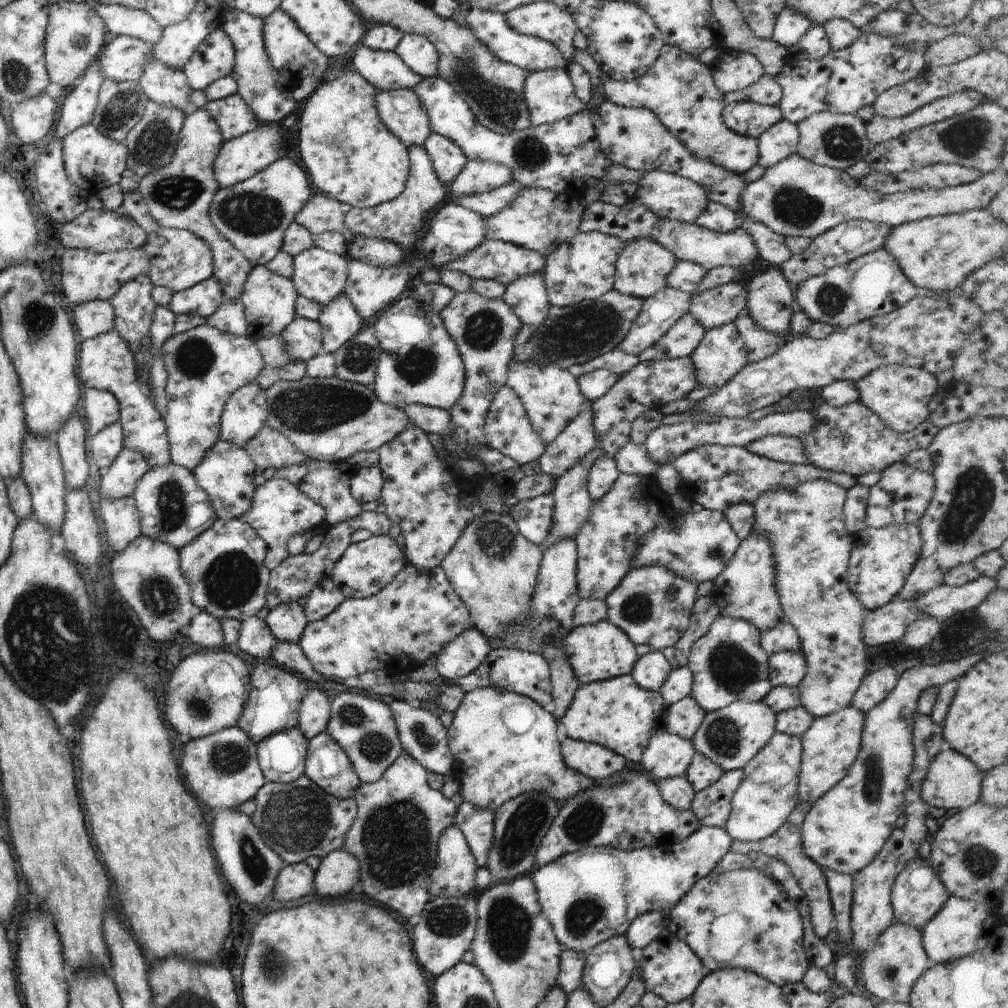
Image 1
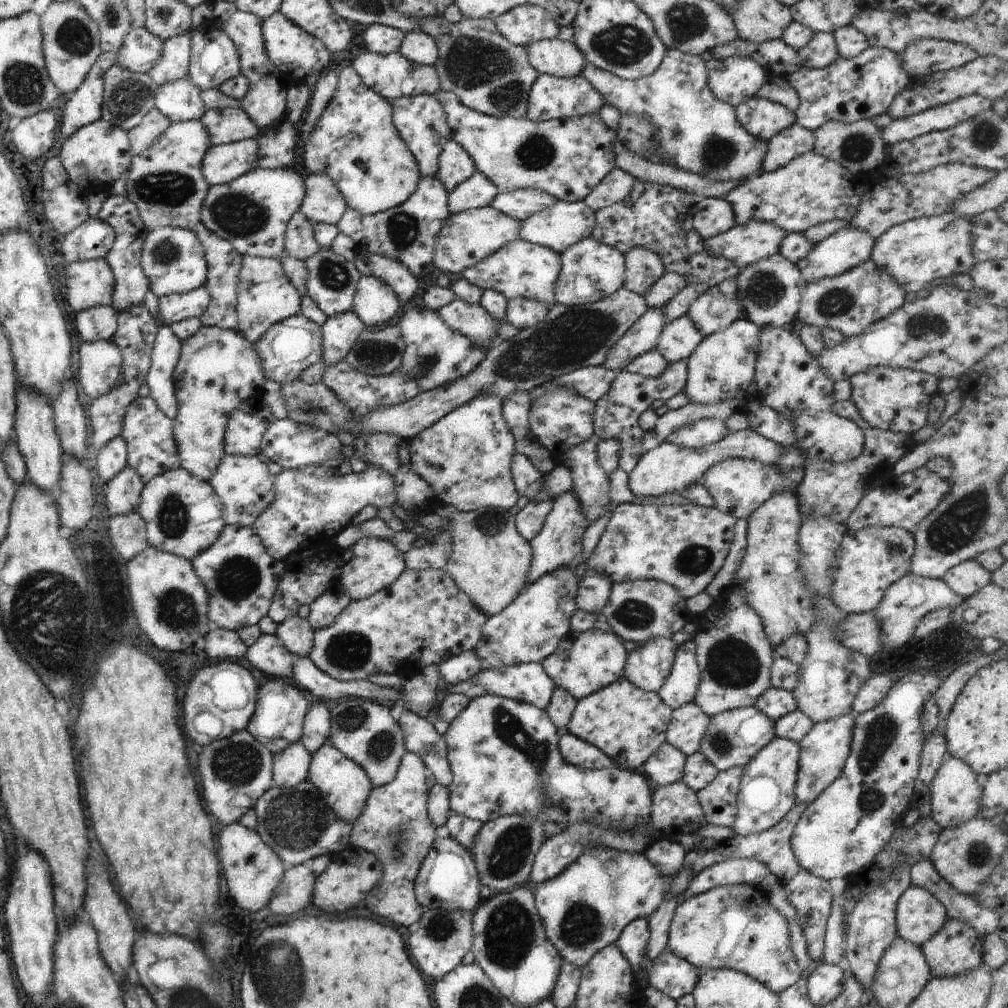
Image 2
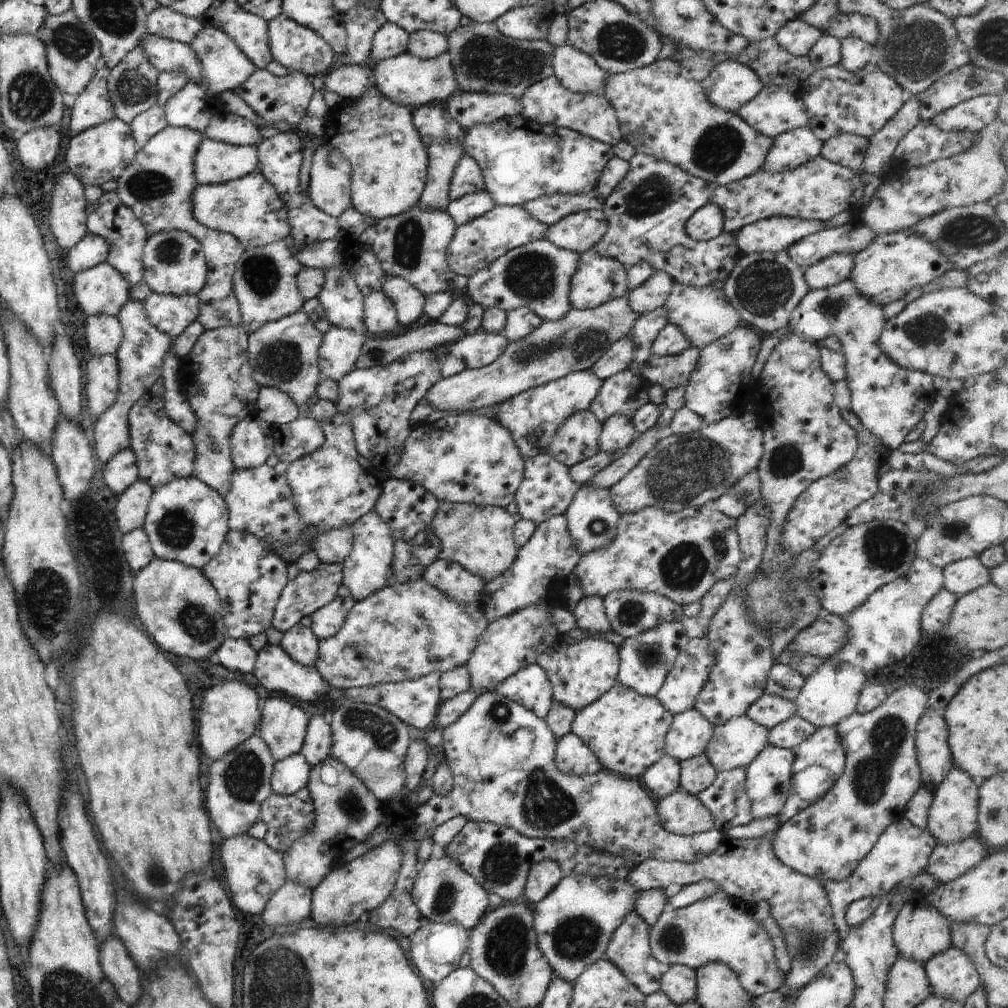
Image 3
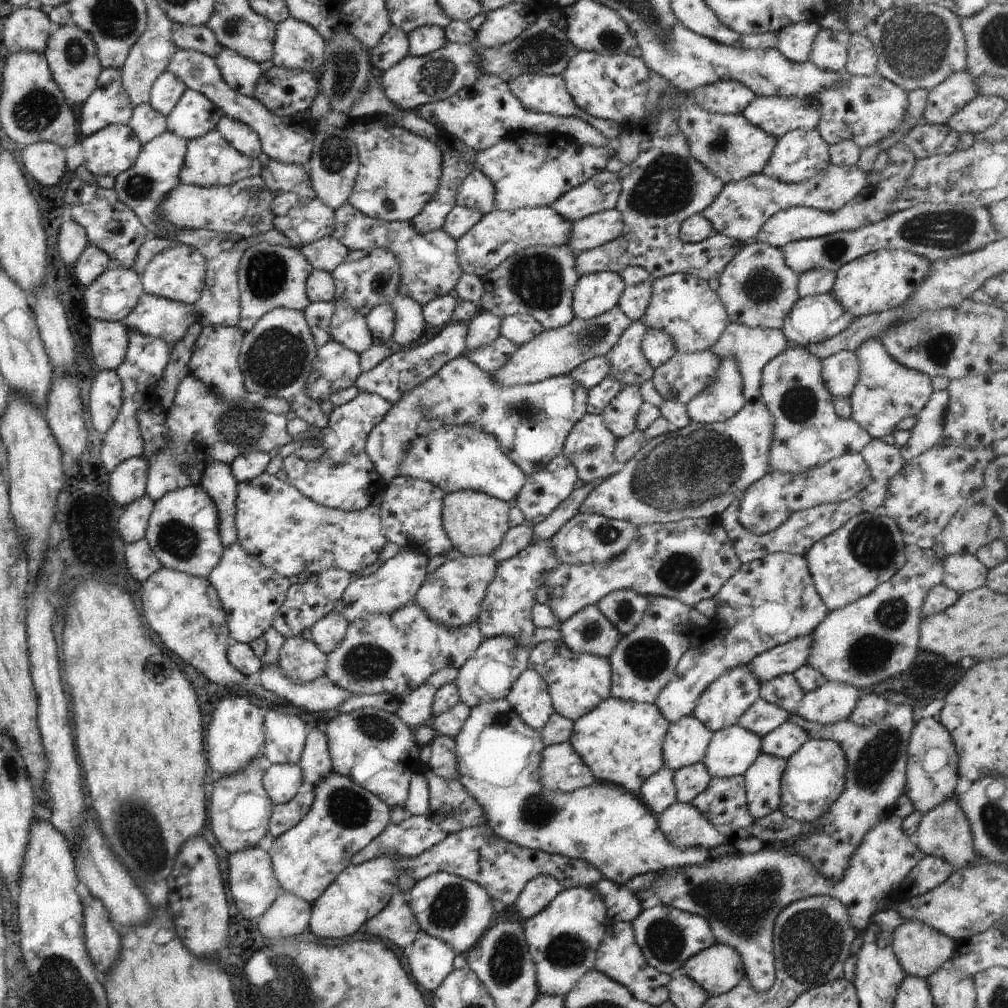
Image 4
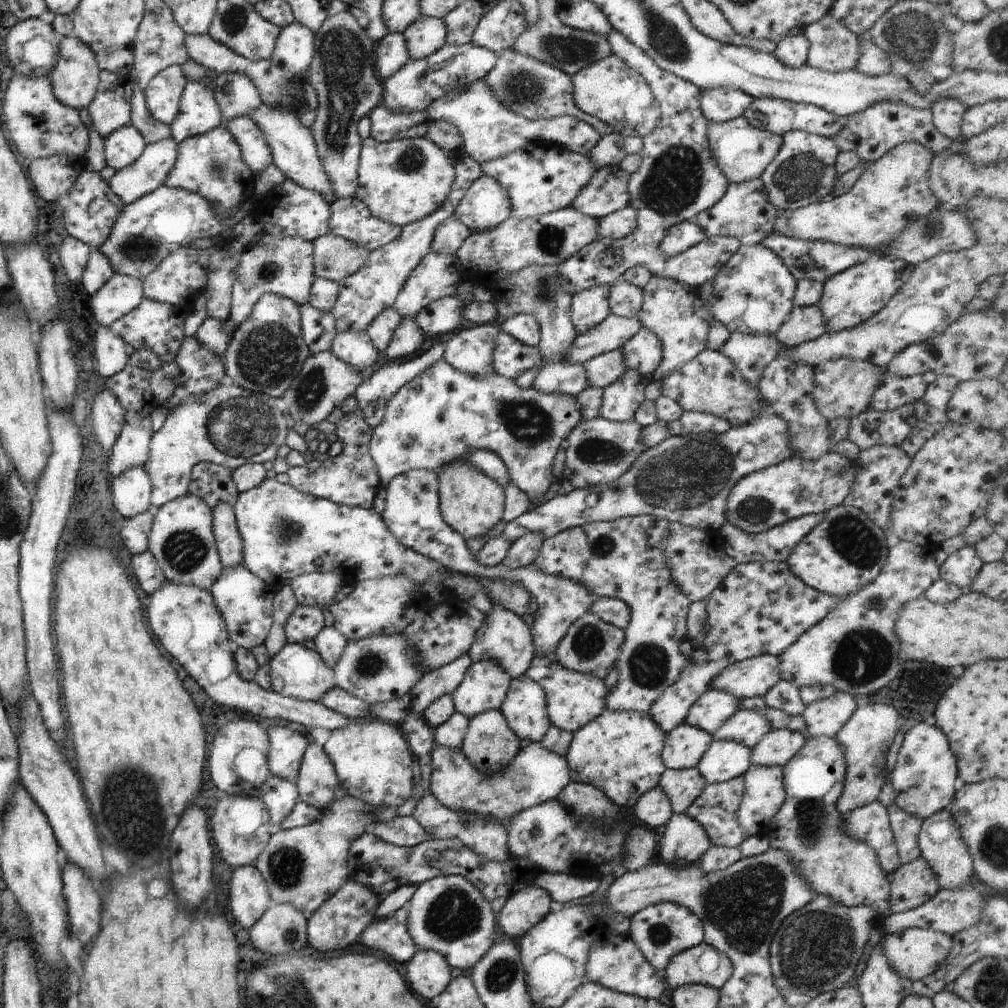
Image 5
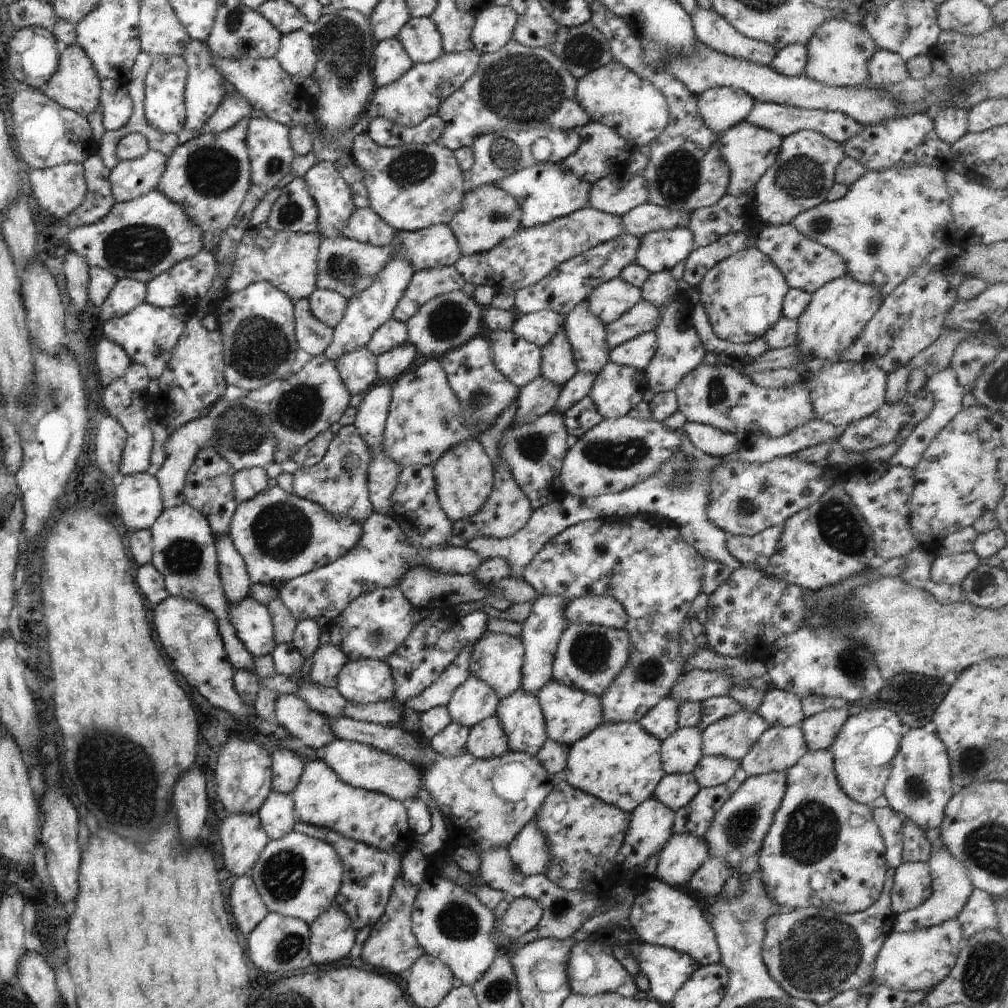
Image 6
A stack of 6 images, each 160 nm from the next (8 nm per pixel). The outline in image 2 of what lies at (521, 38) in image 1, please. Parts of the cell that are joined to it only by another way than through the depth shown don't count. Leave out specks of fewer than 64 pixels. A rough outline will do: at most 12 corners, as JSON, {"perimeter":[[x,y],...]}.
{"perimeter":[[567,41],[524,47],[541,75],[577,77],[586,59]]}

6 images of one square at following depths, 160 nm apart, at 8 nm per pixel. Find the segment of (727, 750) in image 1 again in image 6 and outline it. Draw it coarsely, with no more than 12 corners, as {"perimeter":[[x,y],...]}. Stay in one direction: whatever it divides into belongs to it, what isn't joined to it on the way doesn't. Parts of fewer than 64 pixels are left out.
{"perimeter":[[703,755],[691,773],[699,789],[727,782],[738,762]]}

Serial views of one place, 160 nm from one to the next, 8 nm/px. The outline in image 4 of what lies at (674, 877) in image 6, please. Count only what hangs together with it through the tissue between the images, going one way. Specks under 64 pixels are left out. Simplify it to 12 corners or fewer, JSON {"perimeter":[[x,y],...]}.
{"perimeter":[[689,803],[670,804],[658,829],[674,847],[727,843]]}

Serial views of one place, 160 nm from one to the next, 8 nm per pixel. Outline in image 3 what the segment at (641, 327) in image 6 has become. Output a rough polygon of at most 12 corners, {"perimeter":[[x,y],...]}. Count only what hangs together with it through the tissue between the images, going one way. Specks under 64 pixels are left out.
{"perimeter":[[626,297],[570,309],[491,364],[438,380],[433,409],[490,409],[587,371],[630,332]]}

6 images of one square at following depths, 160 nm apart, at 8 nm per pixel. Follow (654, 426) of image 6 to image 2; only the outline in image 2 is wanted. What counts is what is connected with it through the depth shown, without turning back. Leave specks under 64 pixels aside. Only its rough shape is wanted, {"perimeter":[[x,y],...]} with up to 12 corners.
{"perimeter":[[549,387],[528,410],[553,458],[594,437],[594,403]]}

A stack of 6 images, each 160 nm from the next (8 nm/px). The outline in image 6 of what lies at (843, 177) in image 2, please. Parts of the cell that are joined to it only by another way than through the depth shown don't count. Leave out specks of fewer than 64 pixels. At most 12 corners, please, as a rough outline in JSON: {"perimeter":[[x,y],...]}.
{"perimeter":[[753,194],[693,209],[693,249],[760,225]]}

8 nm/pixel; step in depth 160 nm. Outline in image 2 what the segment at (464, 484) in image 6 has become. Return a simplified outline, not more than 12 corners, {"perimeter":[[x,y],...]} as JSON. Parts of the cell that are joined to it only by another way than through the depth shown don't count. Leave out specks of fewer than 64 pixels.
{"perimeter":[[439,503],[443,569],[489,618],[525,588],[532,557],[502,508]]}

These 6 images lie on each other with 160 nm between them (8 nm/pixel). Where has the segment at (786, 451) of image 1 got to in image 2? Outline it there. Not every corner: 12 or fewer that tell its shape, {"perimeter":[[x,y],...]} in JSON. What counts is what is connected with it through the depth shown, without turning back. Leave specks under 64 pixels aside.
{"perimeter":[[749,428],[688,449],[661,443],[627,473],[634,496],[680,493],[725,459],[773,465],[780,448]]}

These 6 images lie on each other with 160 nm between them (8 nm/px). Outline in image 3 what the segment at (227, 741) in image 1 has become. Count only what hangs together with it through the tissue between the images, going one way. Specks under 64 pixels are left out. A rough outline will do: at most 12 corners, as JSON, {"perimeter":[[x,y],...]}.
{"perimeter":[[253,735],[209,765],[205,810],[223,840],[245,835],[272,793]]}

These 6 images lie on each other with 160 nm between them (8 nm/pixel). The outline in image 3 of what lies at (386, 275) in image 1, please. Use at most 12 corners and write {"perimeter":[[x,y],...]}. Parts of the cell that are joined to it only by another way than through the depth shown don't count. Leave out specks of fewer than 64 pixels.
{"perimeter":[[375,291],[362,299],[366,332],[385,335],[397,326],[391,301]]}

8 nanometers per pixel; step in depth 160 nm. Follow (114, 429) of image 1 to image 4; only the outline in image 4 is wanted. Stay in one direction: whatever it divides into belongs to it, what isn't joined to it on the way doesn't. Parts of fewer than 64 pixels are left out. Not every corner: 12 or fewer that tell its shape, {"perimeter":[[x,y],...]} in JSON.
{"perimeter":[[131,457],[109,474],[109,494],[123,508],[145,495],[148,466]]}

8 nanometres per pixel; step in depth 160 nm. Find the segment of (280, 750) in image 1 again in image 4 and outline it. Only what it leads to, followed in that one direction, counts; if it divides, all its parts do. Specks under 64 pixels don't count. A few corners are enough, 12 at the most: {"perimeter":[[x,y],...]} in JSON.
{"perimeter":[[269,765],[261,775],[273,805],[304,788],[298,765]]}

